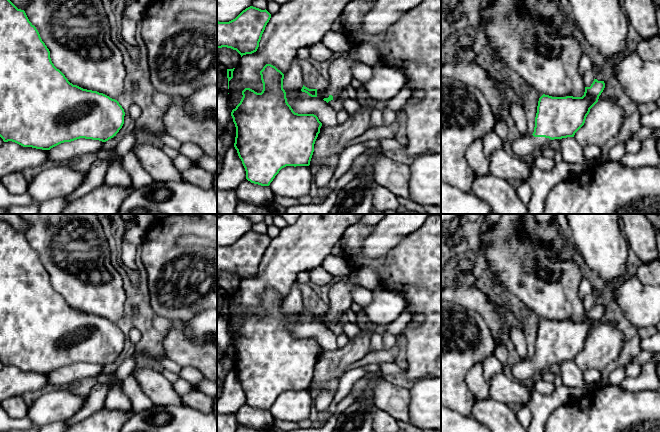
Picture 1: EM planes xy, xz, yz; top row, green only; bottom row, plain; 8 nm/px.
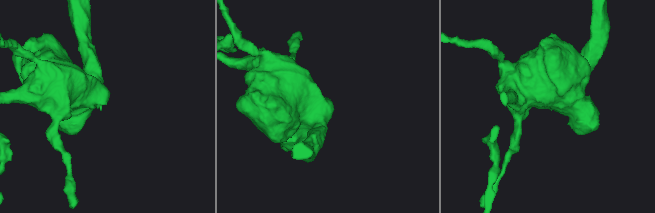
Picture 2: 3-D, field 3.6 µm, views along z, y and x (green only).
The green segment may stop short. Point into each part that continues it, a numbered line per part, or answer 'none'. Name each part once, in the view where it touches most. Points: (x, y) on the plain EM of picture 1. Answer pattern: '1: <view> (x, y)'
1: yz (521, 373)

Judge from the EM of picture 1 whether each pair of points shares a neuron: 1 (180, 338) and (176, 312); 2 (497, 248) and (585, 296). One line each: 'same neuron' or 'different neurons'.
1: different neurons
2: different neurons

